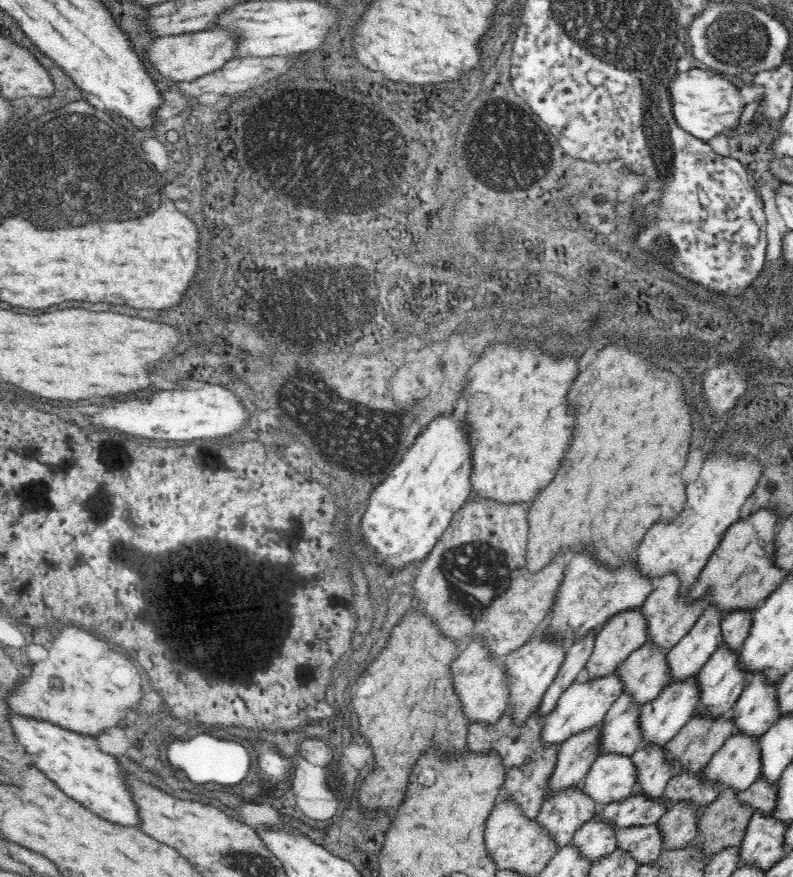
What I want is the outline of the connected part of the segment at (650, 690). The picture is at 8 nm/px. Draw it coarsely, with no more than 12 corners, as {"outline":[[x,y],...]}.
{"outline":[[644,642],[620,666],[636,704],[672,682],[670,650]]}

